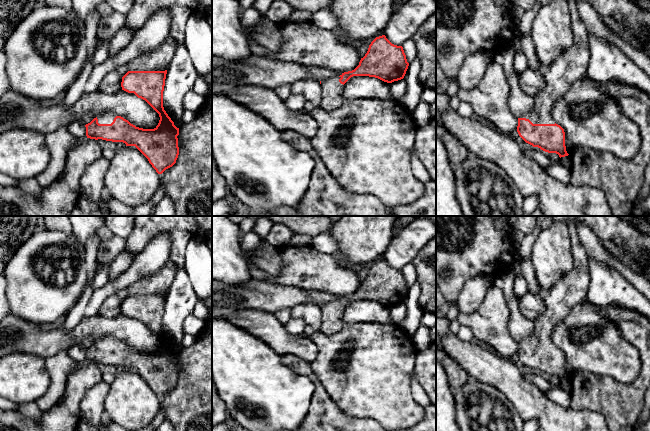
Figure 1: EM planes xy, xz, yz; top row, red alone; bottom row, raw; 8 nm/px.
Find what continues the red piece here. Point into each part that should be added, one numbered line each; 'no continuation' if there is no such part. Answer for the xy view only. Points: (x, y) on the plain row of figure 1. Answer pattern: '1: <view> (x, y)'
1: xy (105, 342)

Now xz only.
1: xz (332, 321)

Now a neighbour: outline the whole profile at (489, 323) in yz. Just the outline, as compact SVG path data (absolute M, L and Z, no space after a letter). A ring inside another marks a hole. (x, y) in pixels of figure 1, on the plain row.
M493 286L474 313L459 313L457 321L468 326L474 338L507 358L517 354L518 350L518 343L508 330L509 318L510 310L504 294L500 288Z

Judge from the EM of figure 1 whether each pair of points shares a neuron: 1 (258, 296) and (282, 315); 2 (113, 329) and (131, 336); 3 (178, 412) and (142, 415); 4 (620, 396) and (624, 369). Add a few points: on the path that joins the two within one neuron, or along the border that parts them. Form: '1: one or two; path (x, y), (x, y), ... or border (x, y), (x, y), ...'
1: two; border (290, 308), (284, 308), (275, 313)
2: one; path (117, 329), (124, 329), (127, 332)
3: two; border (159, 398), (160, 408)
4: two; border (639, 371), (629, 383), (600, 375)

